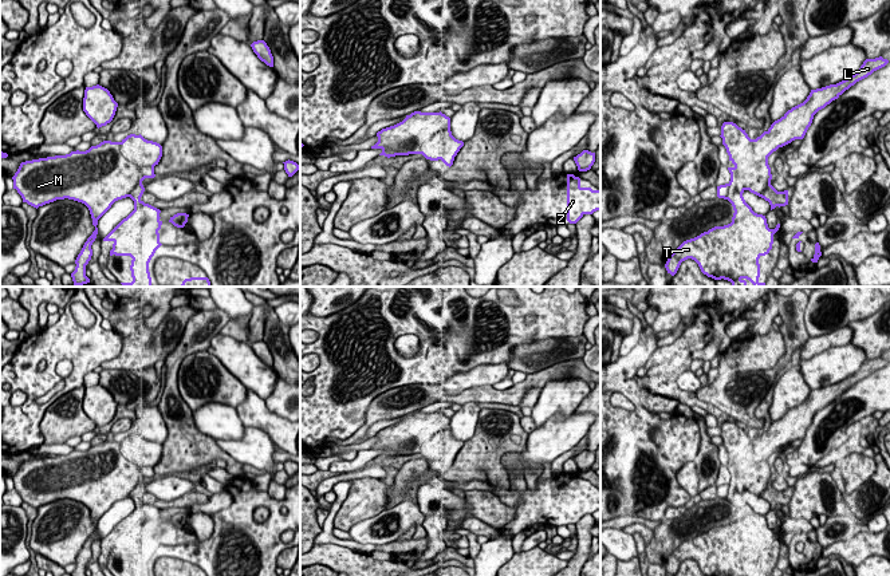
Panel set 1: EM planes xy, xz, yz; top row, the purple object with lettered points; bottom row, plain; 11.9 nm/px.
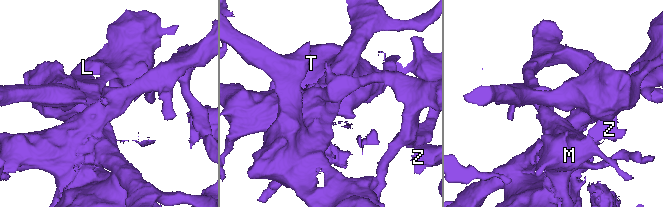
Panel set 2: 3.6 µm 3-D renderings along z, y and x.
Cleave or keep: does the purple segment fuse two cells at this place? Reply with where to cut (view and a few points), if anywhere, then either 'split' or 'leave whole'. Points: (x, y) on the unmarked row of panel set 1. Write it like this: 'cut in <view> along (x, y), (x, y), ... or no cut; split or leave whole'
cut in yz along (783, 430), (780, 437), (767, 437), (752, 444); split

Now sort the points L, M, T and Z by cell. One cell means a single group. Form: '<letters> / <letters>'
L / M T Z

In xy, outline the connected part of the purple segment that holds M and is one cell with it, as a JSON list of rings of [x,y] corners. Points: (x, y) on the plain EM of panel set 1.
[[[134,434],[127,435],[121,442],[103,441],[97,446],[91,446],[86,451],[71,451],[66,455],[55,455],[21,462],[17,472],[12,477],[13,489],[21,496],[23,502],[34,508],[43,506],[56,500],[74,500],[84,504],[91,514],[95,530],[84,543],[80,553],[75,560],[75,571],[71,576],[86,576],[86,565],[91,560],[91,545],[98,534],[98,520],[111,508],[111,505],[122,498],[130,497],[134,501],[134,510],[123,518],[103,541],[113,541],[110,556],[130,556],[131,576],[150,576],[149,563],[155,551],[162,545],[160,533],[162,521],[160,520],[161,510],[145,504],[141,497],[145,492],[142,481],[154,478],[154,467],[141,466],[137,463],[139,454],[130,454],[127,443],[134,438]]]

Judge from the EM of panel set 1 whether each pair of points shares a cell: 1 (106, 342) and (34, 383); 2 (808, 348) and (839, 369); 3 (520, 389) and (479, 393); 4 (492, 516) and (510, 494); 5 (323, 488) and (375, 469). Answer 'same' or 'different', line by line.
1: same
2: different
3: same
4: different
5: same

